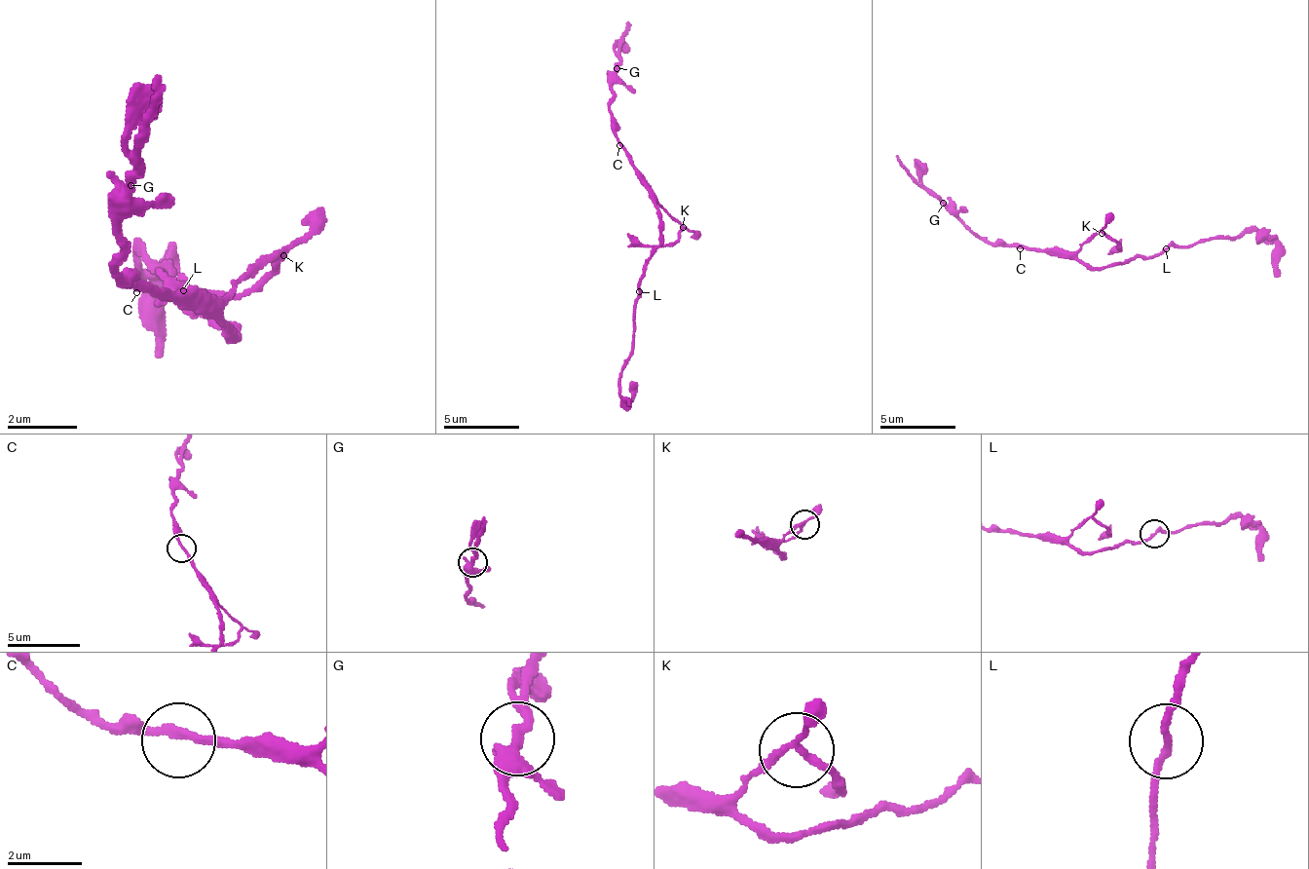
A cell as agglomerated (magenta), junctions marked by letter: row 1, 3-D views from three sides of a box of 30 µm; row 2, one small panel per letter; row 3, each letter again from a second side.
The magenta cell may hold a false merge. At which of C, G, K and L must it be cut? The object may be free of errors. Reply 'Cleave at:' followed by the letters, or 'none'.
Cleave at: K

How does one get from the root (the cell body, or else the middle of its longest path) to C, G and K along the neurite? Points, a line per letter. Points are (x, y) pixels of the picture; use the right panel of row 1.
C: (1084, 264), (1050, 248), (1020, 248)
G: (1084, 264), (1050, 248), (993, 245), (978, 238), (944, 204)
K: (1084, 264), (1076, 252), (1095, 234), (1103, 234)

